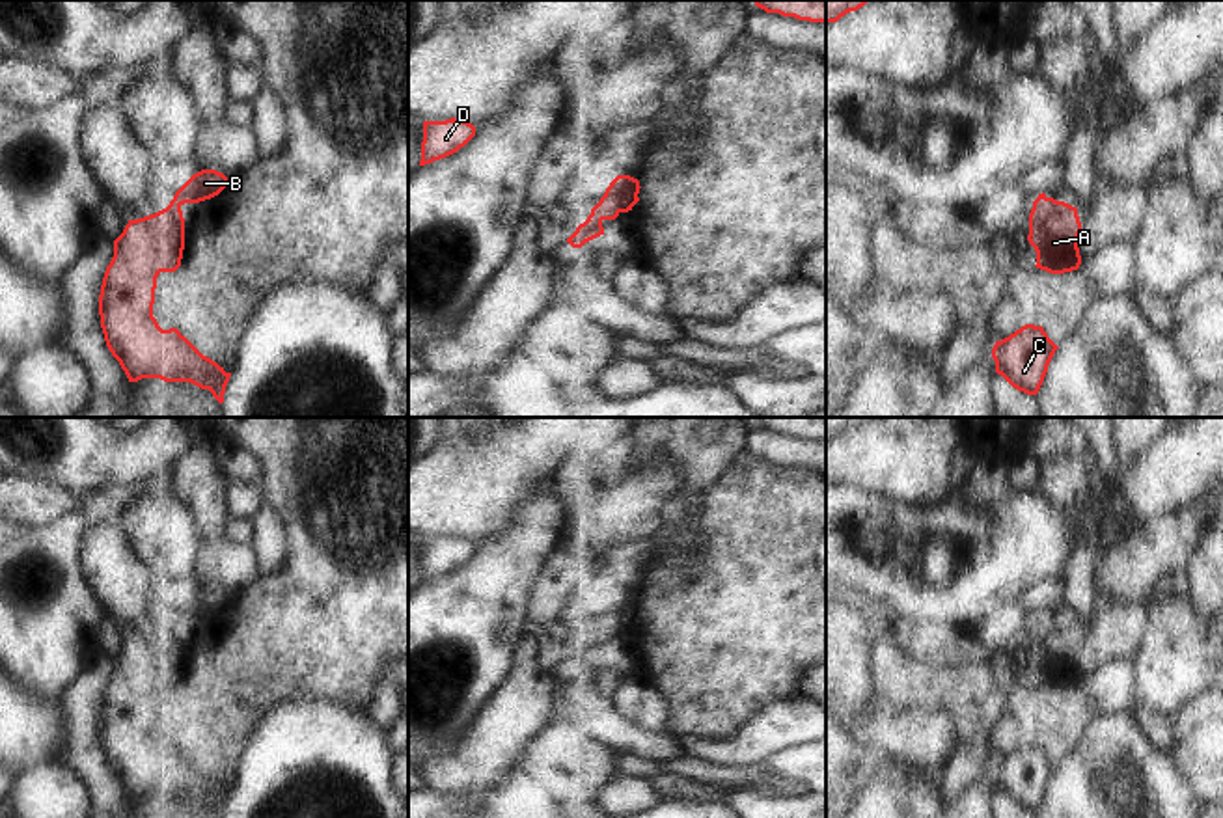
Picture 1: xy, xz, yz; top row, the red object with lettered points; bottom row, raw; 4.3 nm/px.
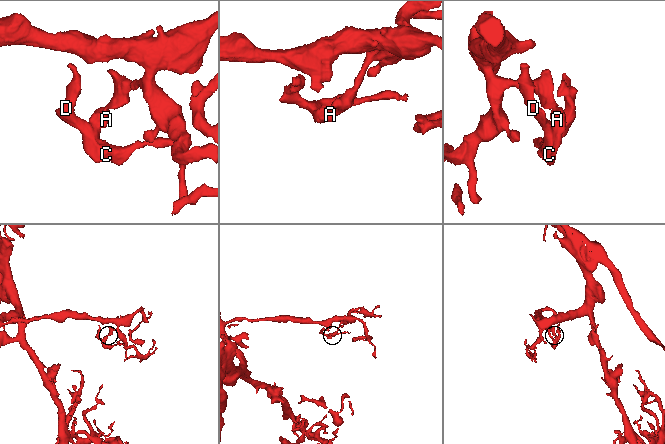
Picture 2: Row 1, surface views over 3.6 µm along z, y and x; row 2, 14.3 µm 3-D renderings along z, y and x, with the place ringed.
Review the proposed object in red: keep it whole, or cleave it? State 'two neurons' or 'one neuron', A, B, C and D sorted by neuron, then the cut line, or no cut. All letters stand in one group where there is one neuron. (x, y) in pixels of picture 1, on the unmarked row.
two neurons | A C D / B | xz (591, 628), (601, 640)

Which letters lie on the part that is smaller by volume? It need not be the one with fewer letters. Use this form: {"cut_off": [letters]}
{"cut_off": ["A", "C", "D"]}

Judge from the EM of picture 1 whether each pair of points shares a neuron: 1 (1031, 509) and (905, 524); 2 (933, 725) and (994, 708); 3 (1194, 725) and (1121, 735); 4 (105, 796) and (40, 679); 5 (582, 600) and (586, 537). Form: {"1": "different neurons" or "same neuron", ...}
{"1": "same neuron", "2": "different neurons", "3": "different neurons", "4": "different neurons", "5": "same neuron"}

